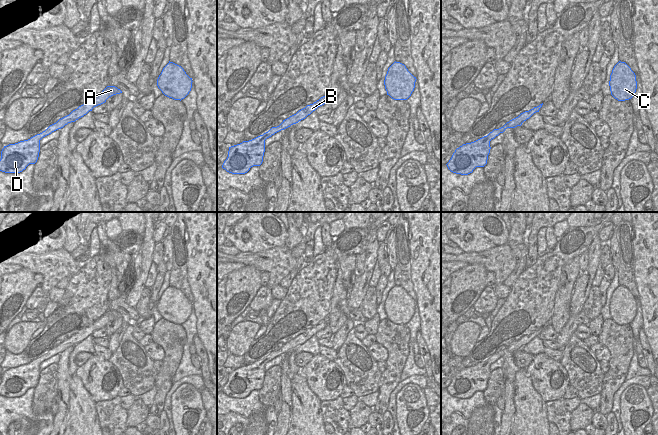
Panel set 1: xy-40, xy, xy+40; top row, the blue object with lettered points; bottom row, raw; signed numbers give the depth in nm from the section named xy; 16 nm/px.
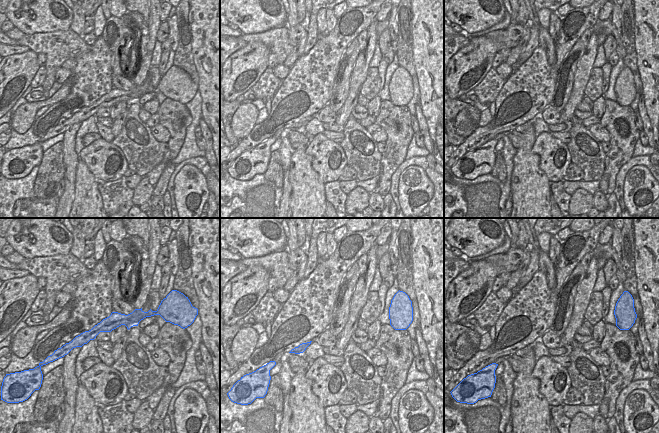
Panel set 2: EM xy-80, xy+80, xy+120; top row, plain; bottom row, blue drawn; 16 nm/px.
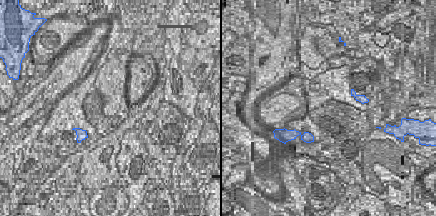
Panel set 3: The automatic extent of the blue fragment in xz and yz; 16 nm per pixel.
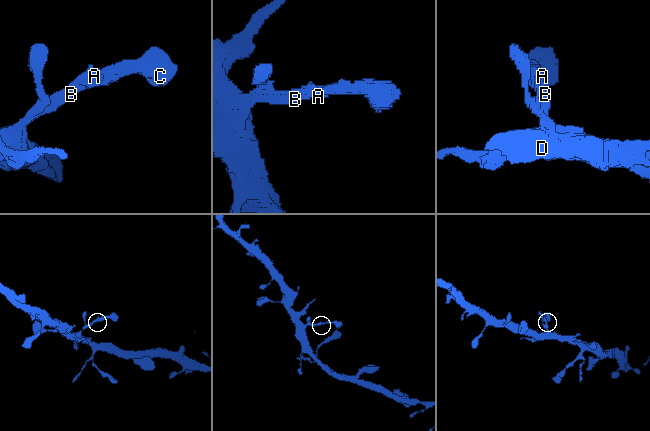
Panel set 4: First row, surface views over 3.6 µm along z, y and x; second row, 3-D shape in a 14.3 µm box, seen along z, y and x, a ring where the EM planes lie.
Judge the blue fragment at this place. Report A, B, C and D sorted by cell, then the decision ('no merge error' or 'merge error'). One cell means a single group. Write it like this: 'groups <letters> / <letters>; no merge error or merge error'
groups A B C D; no merge error

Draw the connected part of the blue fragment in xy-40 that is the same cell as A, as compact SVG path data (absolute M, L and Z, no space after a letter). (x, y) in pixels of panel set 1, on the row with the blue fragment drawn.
M107 86L93 100L79 106L69 115L50 125L42 133L37 134L28 140L4 146L1 151L0 171L5 173L20 173L25 170L29 164L35 164L39 157L40 140L43 137L63 128L68 123L75 122L86 115L89 111L92 111L94 107L105 103L109 97L120 93L122 93L122 91L117 87Z

